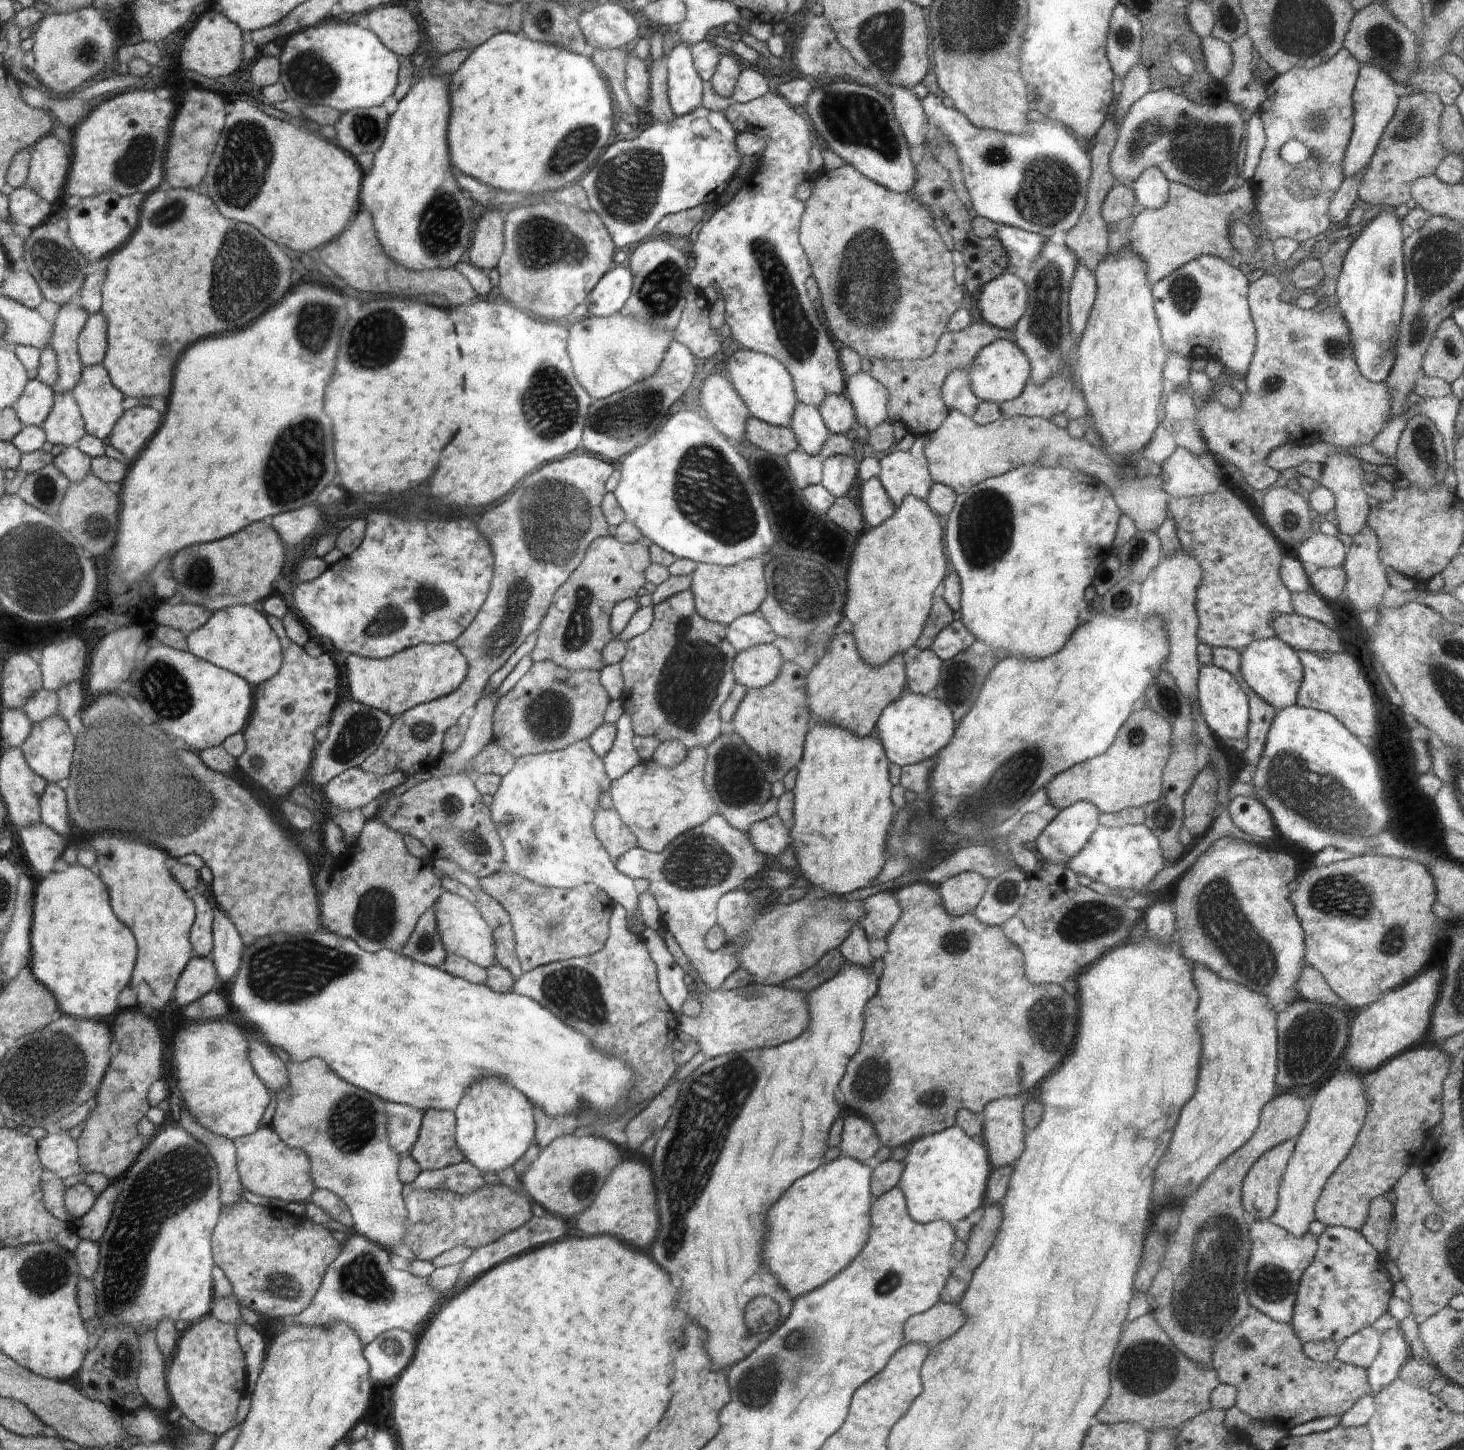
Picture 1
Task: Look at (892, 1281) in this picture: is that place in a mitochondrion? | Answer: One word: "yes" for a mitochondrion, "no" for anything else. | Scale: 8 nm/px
yes

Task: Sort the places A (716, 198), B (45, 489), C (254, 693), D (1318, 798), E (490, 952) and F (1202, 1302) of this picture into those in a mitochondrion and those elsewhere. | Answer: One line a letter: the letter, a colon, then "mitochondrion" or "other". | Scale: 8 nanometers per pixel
A: other
B: mitochondrion
C: other
D: mitochondrion
E: other
F: mitochondrion

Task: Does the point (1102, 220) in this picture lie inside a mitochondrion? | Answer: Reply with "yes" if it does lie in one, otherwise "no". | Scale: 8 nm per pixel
no

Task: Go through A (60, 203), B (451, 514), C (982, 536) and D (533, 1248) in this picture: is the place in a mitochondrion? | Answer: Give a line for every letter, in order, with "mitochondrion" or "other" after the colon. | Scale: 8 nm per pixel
A: other
B: other
C: mitochondrion
D: other

